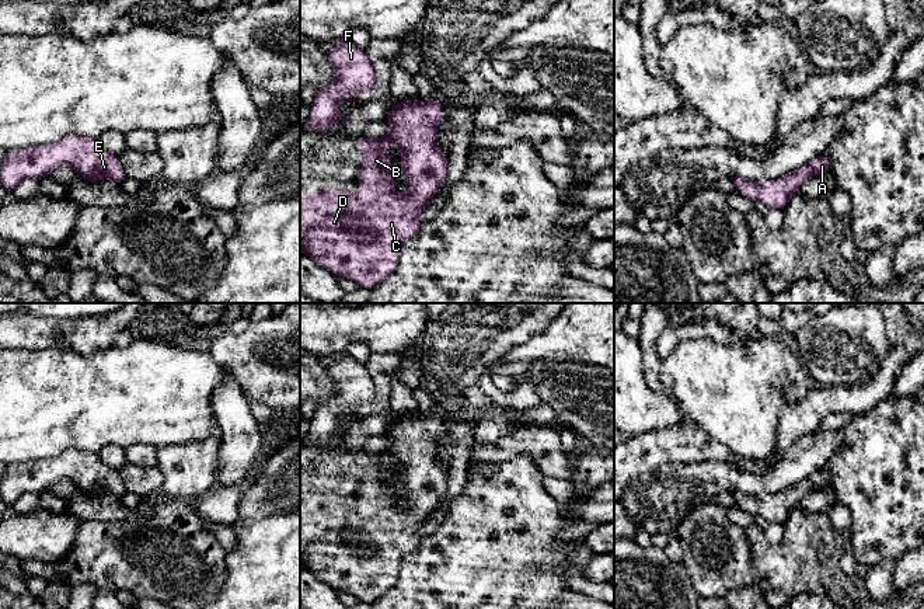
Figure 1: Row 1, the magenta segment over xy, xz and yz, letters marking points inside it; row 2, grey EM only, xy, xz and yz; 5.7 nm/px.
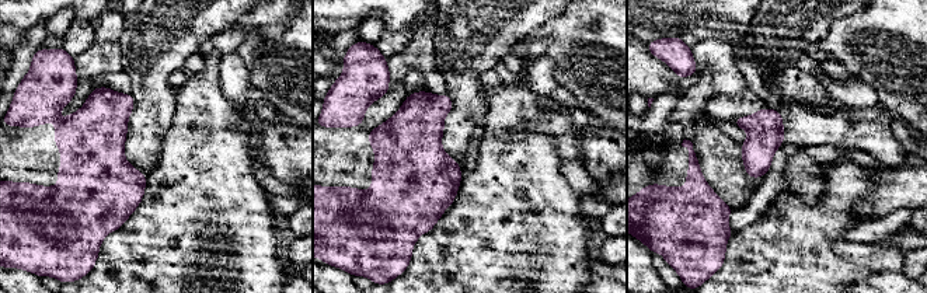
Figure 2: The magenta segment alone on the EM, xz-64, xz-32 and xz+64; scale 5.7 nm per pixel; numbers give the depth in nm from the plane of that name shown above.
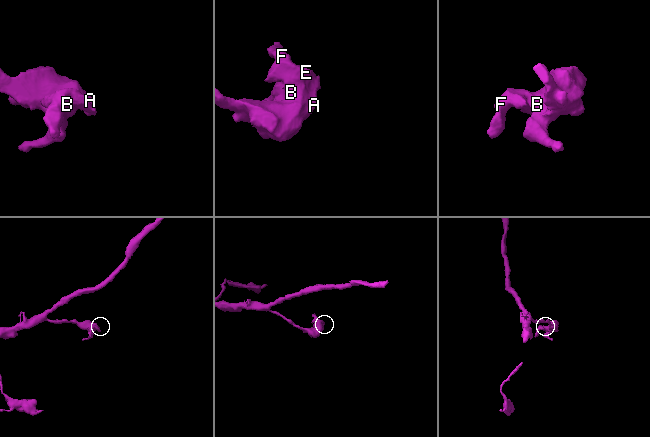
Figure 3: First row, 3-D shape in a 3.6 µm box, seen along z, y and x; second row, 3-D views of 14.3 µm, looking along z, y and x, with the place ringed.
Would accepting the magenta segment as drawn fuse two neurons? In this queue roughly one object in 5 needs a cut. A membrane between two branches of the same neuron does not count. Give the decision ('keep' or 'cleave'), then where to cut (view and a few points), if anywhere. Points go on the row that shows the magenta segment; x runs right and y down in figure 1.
keep; cut none

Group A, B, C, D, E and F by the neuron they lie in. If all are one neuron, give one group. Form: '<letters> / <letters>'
A B C D E F

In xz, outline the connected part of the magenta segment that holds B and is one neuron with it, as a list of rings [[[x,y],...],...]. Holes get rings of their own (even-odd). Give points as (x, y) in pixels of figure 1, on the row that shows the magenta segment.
[[[408,98],[387,112],[384,122],[390,132],[386,136],[358,136],[356,149],[362,152],[359,194],[344,189],[300,194],[300,250],[324,269],[338,278],[349,278],[365,289],[376,288],[394,274],[402,243],[419,232],[422,222],[418,216],[447,175],[447,156],[436,146],[436,128],[443,115],[444,107],[432,98],[423,102]],[[384,143],[402,153],[401,175],[409,185],[404,195],[393,188],[395,173],[388,168],[393,157],[384,152]]]

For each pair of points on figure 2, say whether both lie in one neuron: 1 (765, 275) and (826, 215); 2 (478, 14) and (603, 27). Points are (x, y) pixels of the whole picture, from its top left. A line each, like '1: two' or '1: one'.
1: one
2: two

